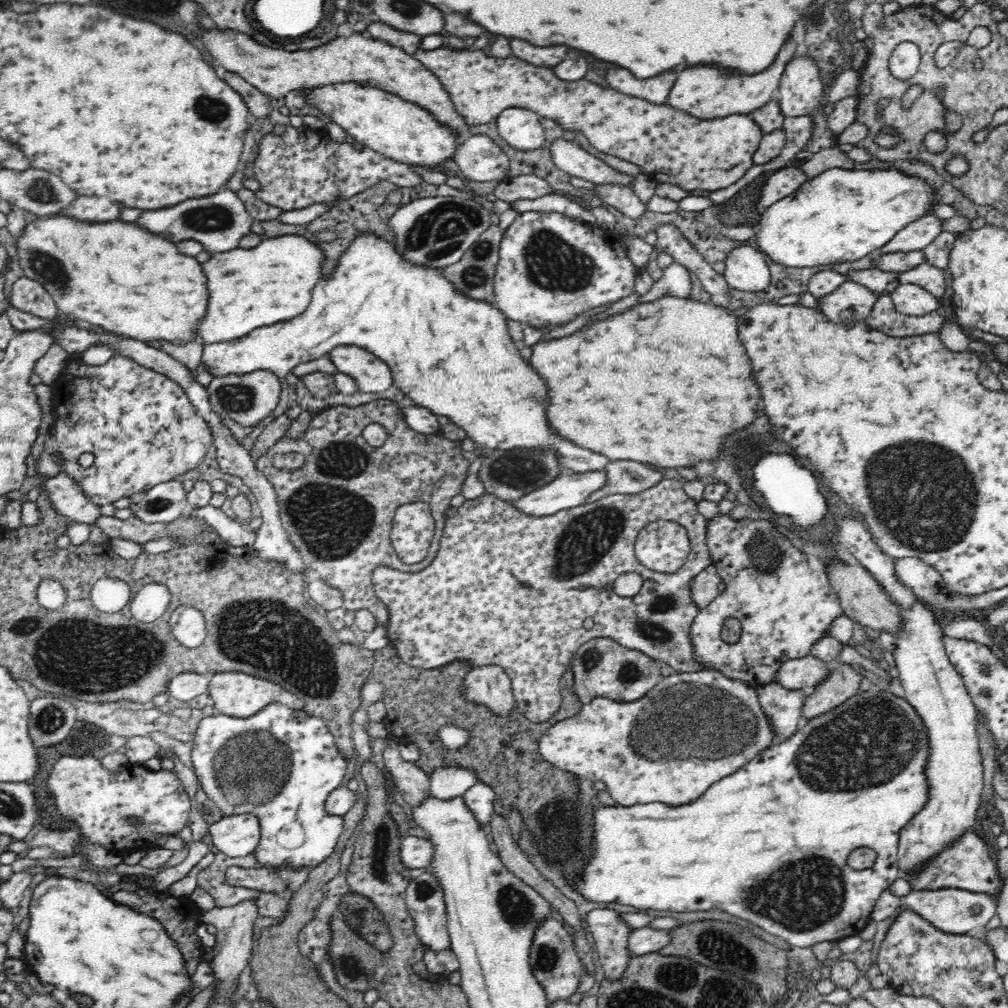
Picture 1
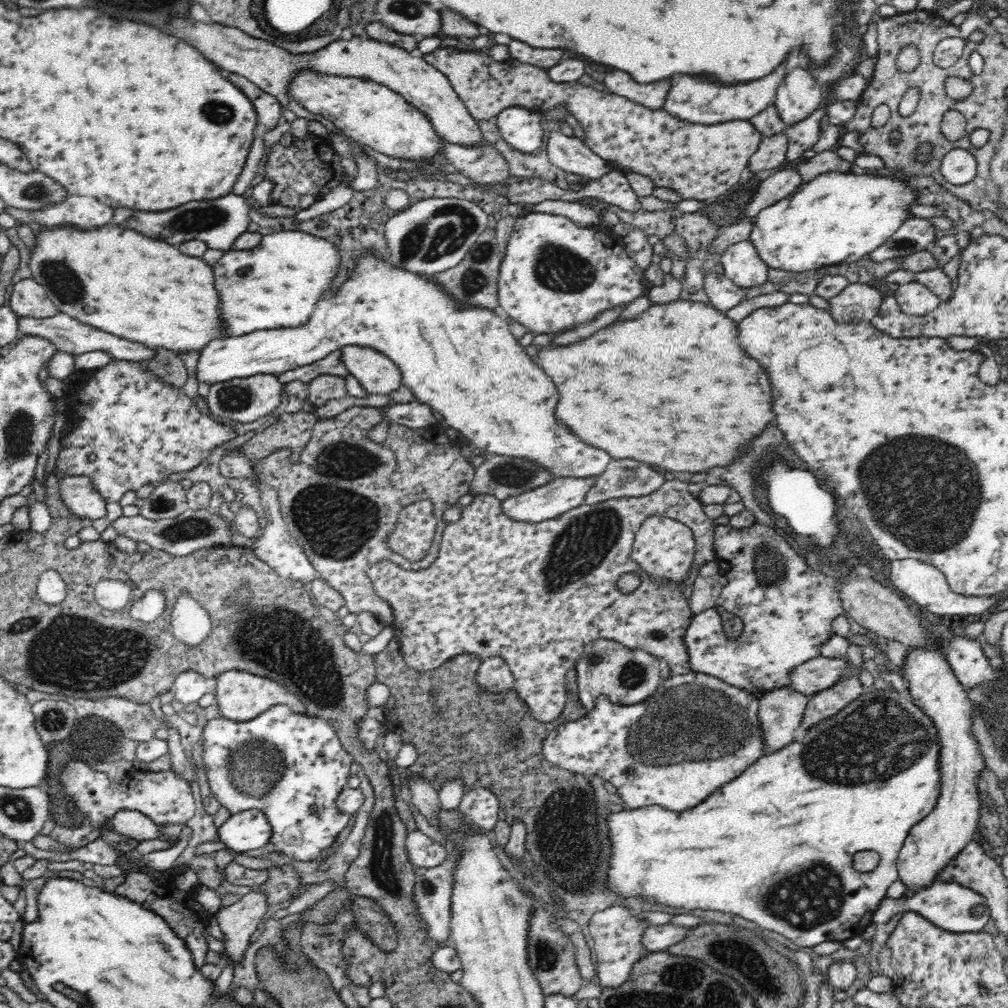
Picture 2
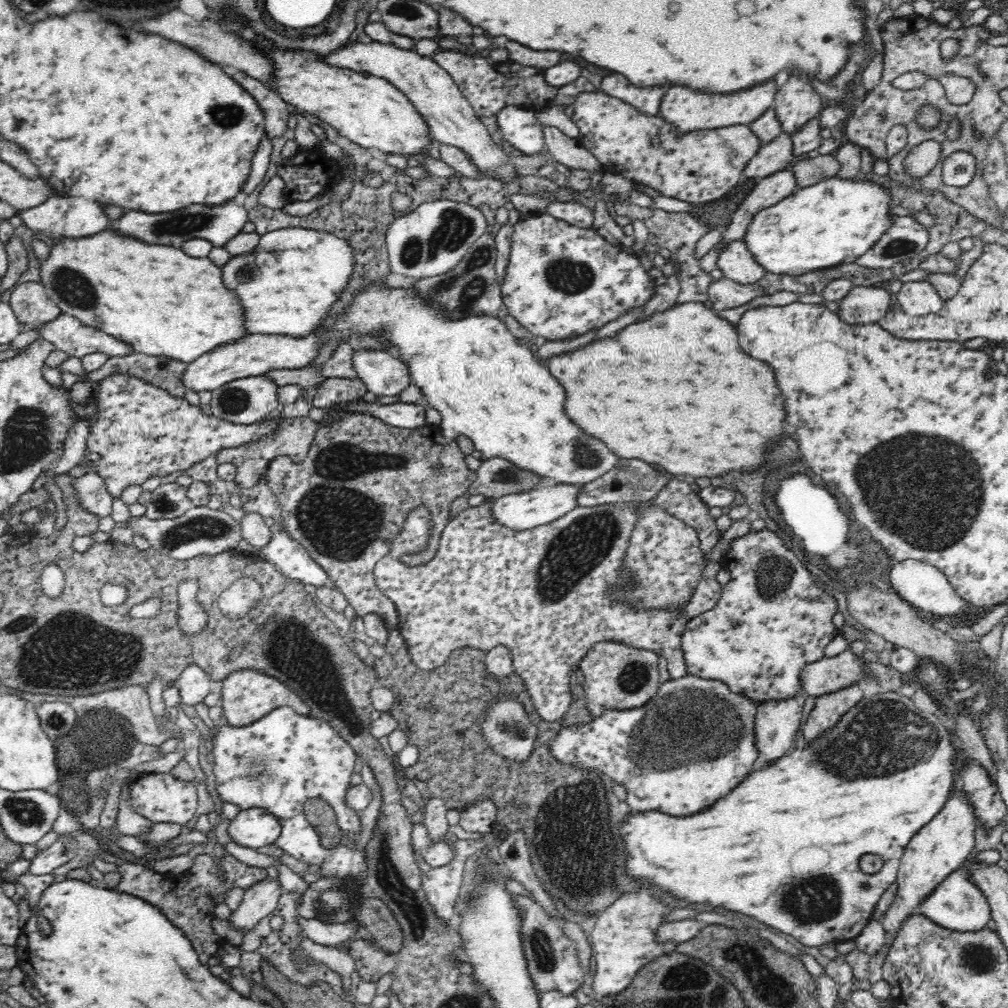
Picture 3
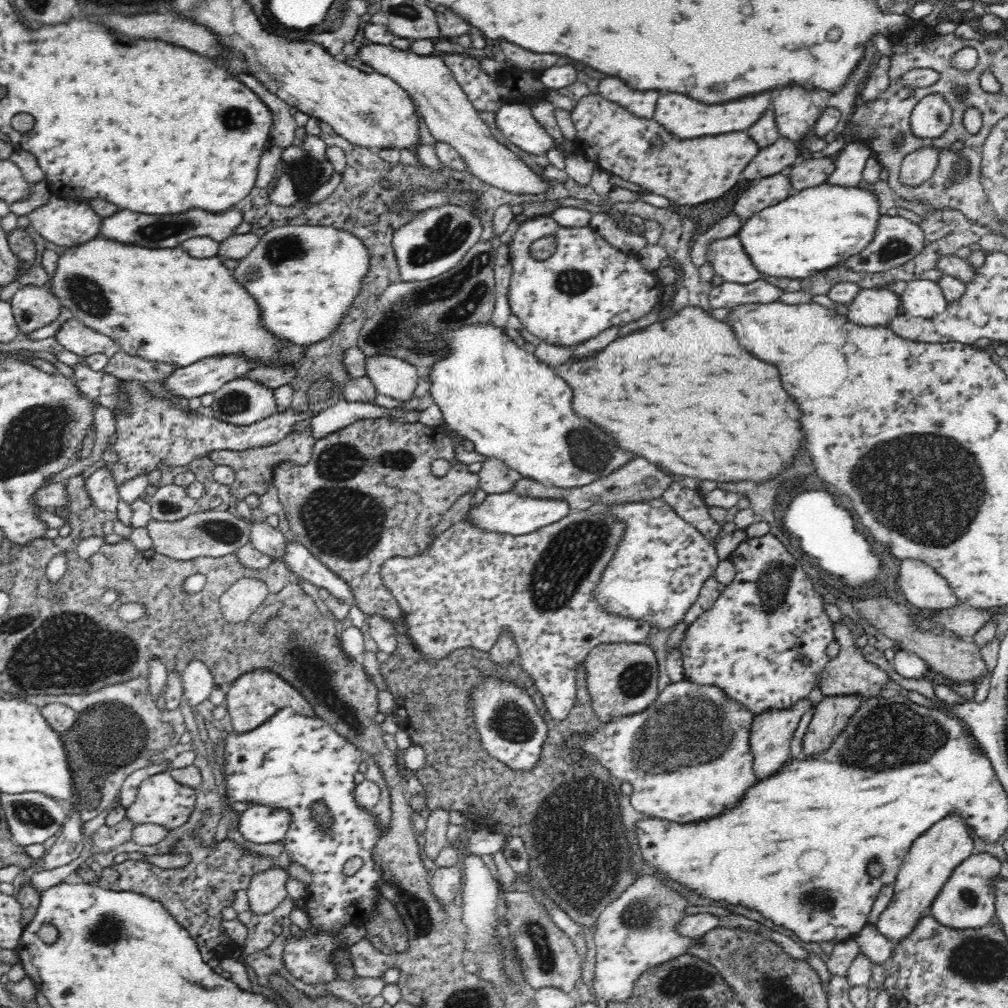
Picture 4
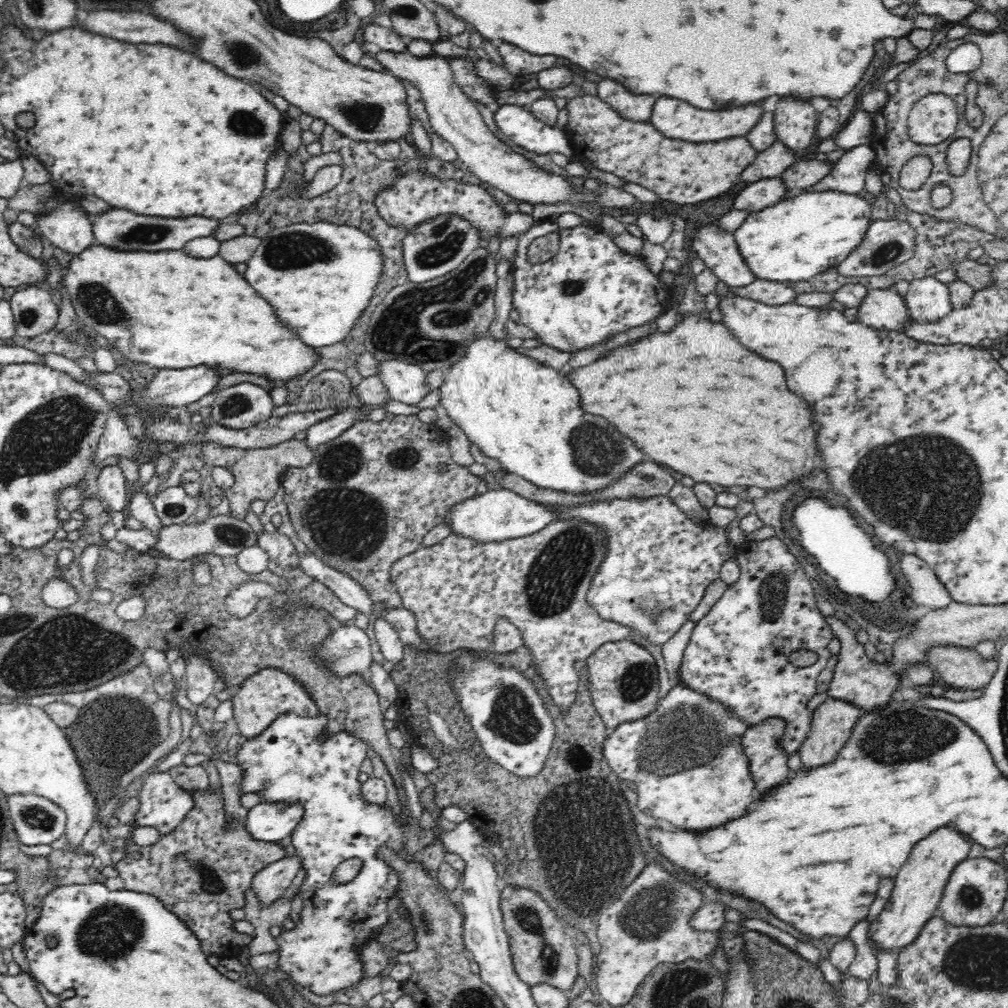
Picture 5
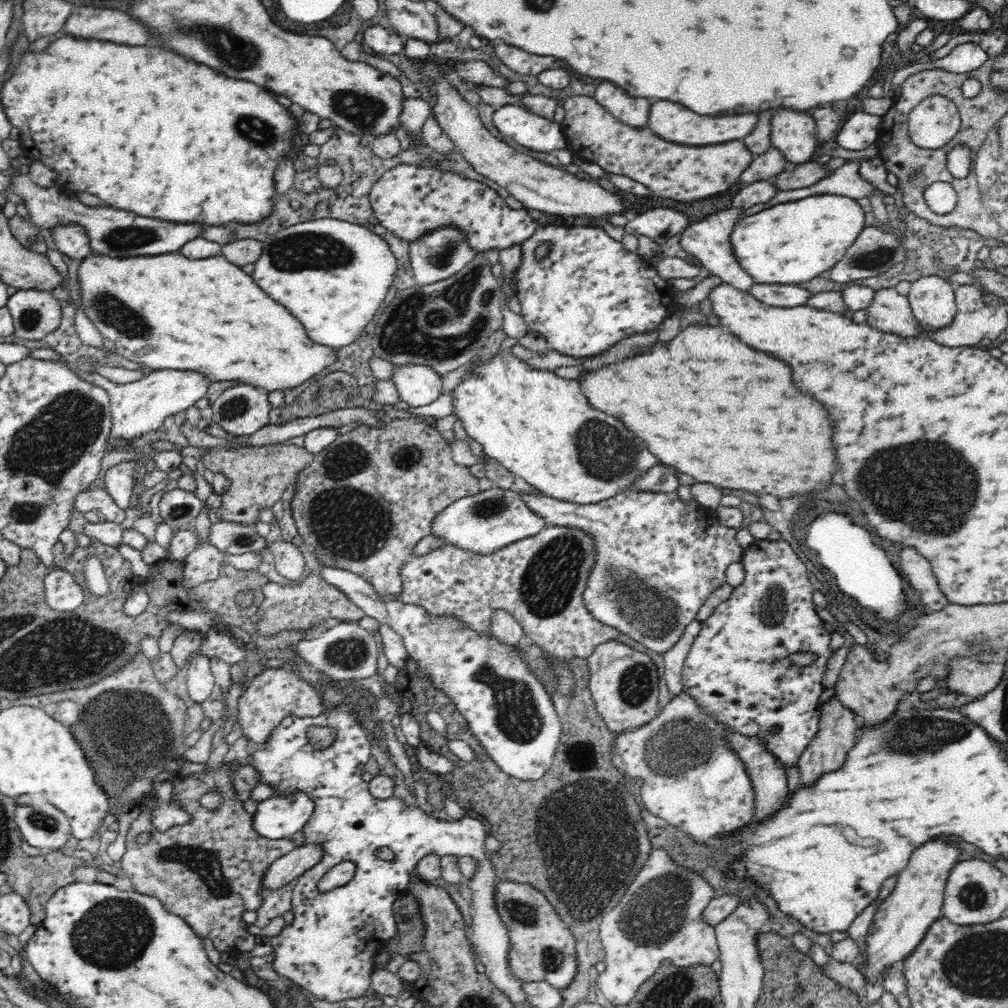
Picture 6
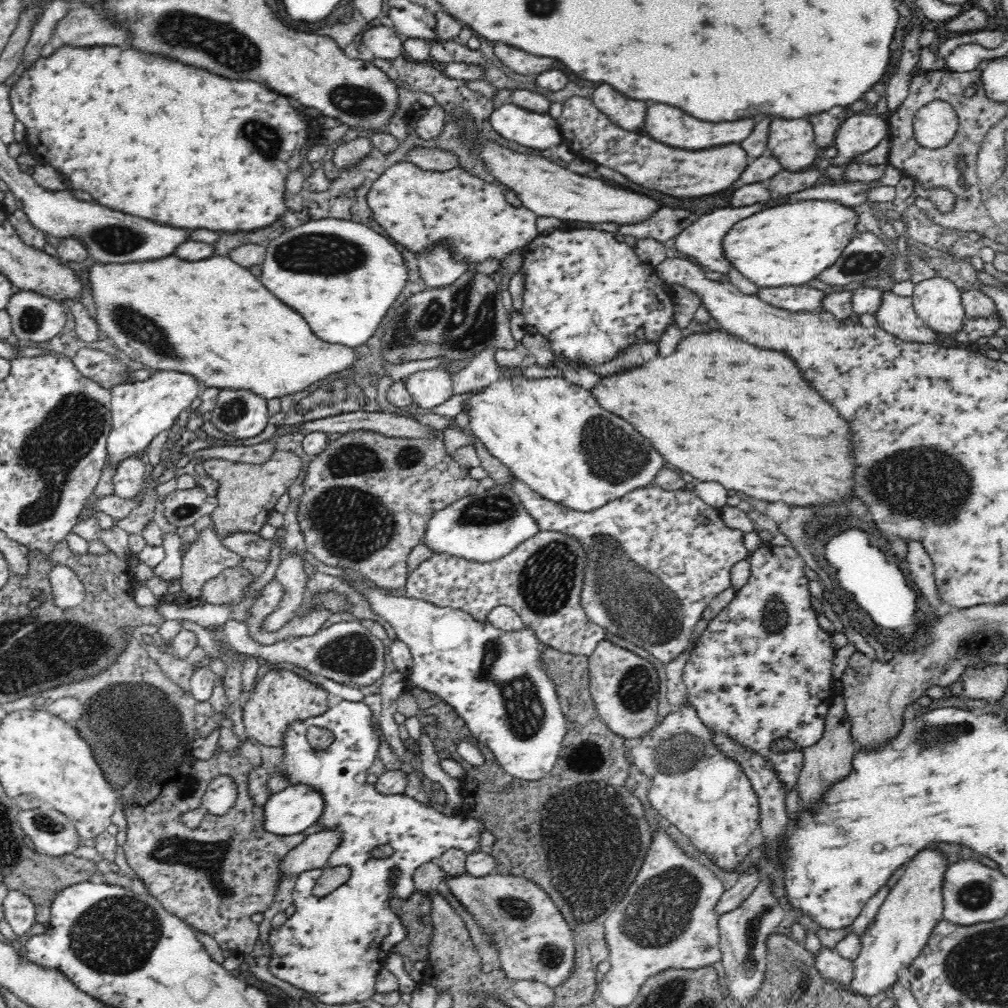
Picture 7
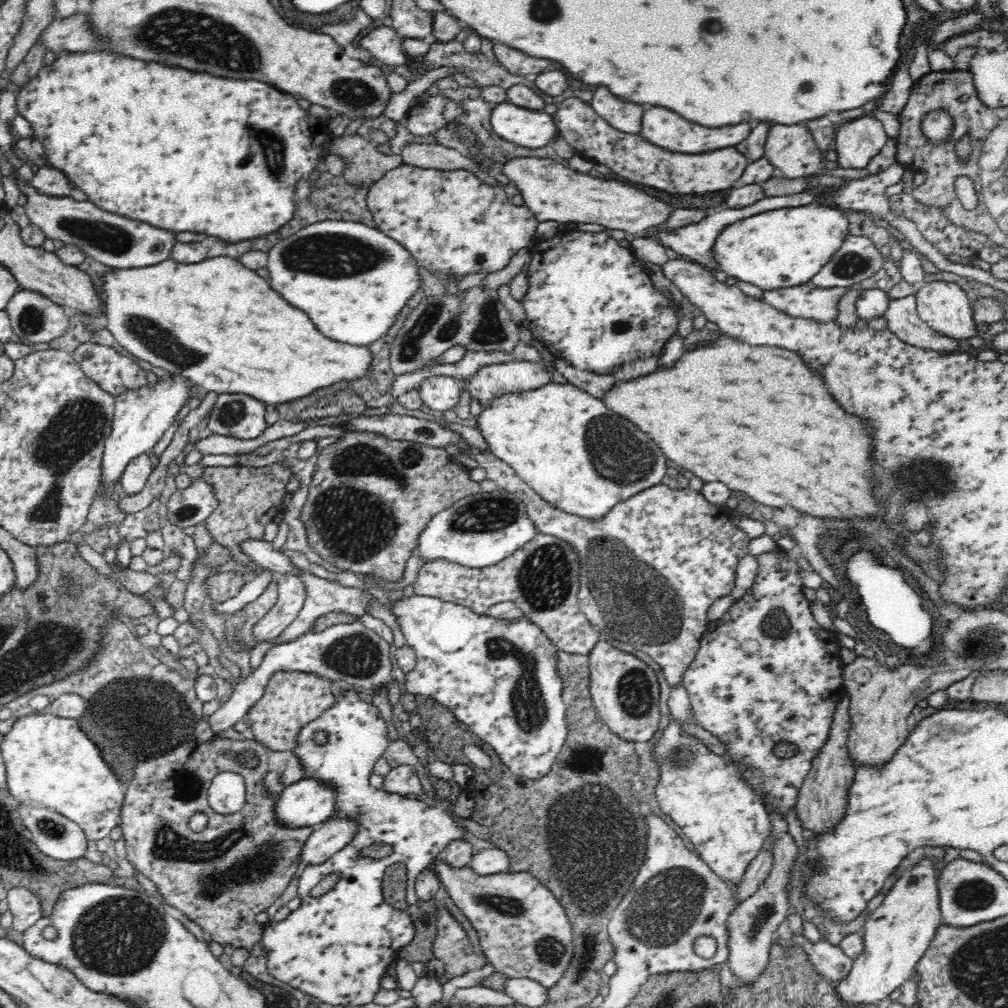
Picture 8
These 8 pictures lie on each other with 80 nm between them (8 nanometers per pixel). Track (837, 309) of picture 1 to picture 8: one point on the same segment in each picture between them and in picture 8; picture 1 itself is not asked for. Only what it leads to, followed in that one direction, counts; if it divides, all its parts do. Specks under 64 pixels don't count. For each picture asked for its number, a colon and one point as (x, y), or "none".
2: (858, 302)
3: (864, 305)
4: (877, 307)
5: (884, 309)
6: (890, 312)
7: (897, 316)
8: (902, 318)

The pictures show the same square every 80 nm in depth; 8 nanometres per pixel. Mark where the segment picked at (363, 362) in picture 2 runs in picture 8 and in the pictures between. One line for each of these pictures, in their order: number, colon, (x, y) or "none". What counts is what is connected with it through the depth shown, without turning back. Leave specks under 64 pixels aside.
3: (384, 375)
4: (394, 377)
5: (408, 383)
6: (418, 385)
7: (431, 388)
8: (443, 392)

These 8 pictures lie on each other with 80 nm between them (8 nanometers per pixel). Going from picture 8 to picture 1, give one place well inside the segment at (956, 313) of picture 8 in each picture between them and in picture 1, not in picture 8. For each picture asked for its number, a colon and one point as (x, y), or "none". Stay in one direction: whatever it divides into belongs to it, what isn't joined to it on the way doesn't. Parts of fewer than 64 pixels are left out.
1: (910, 299)
2: (914, 298)
3: (917, 298)
4: (925, 298)
5: (928, 300)
6: (933, 299)
7: (938, 301)

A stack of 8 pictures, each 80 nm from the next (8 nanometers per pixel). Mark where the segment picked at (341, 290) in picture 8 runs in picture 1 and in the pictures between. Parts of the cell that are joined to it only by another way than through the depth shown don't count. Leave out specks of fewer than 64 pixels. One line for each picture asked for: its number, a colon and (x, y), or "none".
1: (251, 289)
2: (278, 284)
3: (294, 277)
4: (307, 277)
5: (322, 276)
6: (355, 268)
7: (346, 293)

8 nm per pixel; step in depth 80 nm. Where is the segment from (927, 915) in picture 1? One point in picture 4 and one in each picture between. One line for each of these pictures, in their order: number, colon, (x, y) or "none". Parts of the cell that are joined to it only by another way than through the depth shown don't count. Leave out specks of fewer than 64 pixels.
2: (950, 905)
3: (958, 904)
4: (969, 898)

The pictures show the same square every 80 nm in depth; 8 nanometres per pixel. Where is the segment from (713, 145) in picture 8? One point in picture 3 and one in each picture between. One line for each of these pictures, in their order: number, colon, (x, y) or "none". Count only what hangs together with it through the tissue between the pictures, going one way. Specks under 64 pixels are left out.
3: (685, 112)
4: (680, 116)
5: (671, 118)
6: (671, 122)
7: (666, 125)

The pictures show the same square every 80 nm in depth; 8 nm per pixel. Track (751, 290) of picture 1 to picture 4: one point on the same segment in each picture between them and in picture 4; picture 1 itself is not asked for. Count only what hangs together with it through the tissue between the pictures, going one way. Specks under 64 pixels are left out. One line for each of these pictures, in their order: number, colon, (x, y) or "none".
2: (741, 264)
3: (734, 261)
4: (726, 256)

